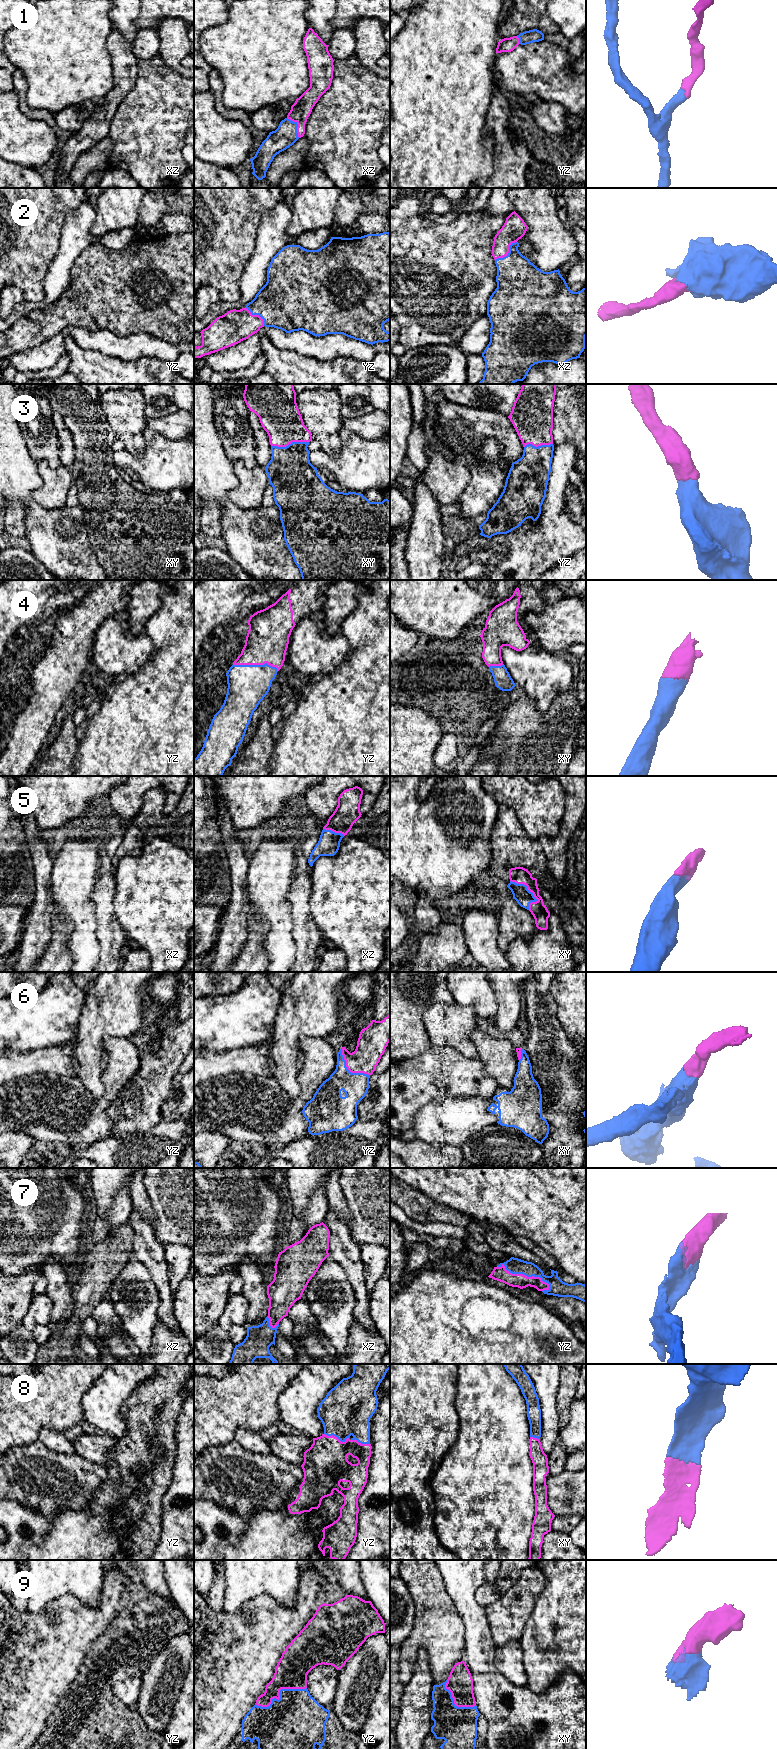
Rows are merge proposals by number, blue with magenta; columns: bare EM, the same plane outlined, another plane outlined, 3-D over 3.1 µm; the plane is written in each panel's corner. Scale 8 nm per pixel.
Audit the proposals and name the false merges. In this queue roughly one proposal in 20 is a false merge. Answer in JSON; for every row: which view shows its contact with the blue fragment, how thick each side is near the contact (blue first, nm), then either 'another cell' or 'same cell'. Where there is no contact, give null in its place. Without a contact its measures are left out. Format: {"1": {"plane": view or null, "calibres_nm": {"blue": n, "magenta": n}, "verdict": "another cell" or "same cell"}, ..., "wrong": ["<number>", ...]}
{"1": {"plane": "xz", "calibres_nm": {"blue": 180, "magenta": 160}, "verdict": "same cell"}, "2": {"plane": "xz", "calibres_nm": {"blue": 360, "magenta": 190}, "verdict": "same cell"}, "3": {"plane": "xy", "calibres_nm": {"blue": 360, "magenta": 320}, "verdict": "same cell"}, "4": {"plane": "yz", "calibres_nm": {"blue": 320, "magenta": 340}, "verdict": "same cell"}, "5": {"plane": "xy", "calibres_nm": {"blue": 140, "magenta": 140}, "verdict": "same cell"}, "6": {"plane": "yz", "calibres_nm": {"blue": 200, "magenta": 220}, "verdict": "same cell"}, "7": {"plane": "yz", "calibres_nm": {"blue": 130, "magenta": 120}, "verdict": "same cell"}, "8": {"plane": "yz", "calibres_nm": {"blue": 400, "magenta": 360}, "verdict": "same cell"}, "9": {"plane": "yz", "calibres_nm": {"blue": 440, "magenta": 260}, "verdict": "same cell"}, "wrong": []}

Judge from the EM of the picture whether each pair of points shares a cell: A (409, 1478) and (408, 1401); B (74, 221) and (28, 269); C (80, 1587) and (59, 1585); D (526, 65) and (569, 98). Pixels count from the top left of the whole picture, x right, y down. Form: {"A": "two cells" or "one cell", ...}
{"A": "one cell", "B": "two cells", "C": "one cell", "D": "one cell"}

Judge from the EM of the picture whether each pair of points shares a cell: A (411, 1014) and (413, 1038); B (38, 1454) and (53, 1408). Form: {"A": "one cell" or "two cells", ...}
{"A": "one cell", "B": "two cells"}

